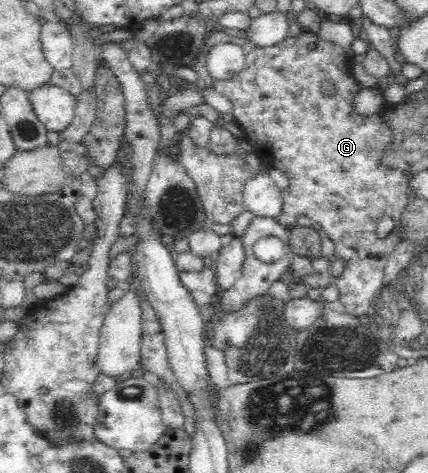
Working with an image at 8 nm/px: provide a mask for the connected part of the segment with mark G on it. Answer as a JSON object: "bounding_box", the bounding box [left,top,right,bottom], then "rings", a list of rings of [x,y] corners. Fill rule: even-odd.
{"bounding_box":[193,28,408,318],"rings":[[[217,28],[213,33],[211,33],[211,35],[209,35],[209,39],[205,41],[205,45],[206,49],[198,57],[198,60],[195,62],[193,67],[198,75],[194,87],[199,89],[201,92],[207,88],[213,88],[217,94],[227,98],[227,100],[231,102],[231,106],[233,106],[231,113],[233,114],[233,117],[235,117],[233,123],[234,129],[242,134],[243,138],[253,145],[254,151],[261,162],[266,162],[271,168],[283,171],[283,173],[285,173],[285,175],[289,178],[289,186],[282,189],[284,208],[282,214],[279,215],[277,219],[278,222],[281,225],[284,225],[285,228],[289,229],[296,225],[296,218],[301,215],[307,216],[313,221],[313,223],[316,222],[321,225],[325,234],[327,234],[327,237],[331,239],[335,245],[335,256],[339,259],[343,258],[343,260],[347,260],[347,262],[349,262],[347,263],[347,266],[345,266],[343,274],[339,276],[339,279],[336,281],[336,287],[339,290],[339,302],[343,304],[346,313],[351,314],[351,316],[358,318],[360,315],[367,314],[370,311],[371,303],[375,298],[375,293],[380,289],[379,287],[383,285],[385,267],[387,266],[389,259],[391,259],[391,255],[393,255],[395,247],[397,247],[397,244],[400,242],[400,233],[402,231],[402,213],[405,211],[408,204],[408,197],[407,194],[405,194],[408,178],[401,170],[387,168],[379,162],[380,156],[383,155],[384,144],[391,139],[391,134],[389,134],[387,126],[383,126],[383,122],[380,121],[382,115],[372,115],[371,117],[365,118],[353,112],[353,97],[355,97],[355,93],[359,91],[359,84],[351,78],[351,69],[349,69],[353,59],[342,46],[339,46],[335,42],[325,41],[325,39],[321,39],[321,37],[317,37],[315,33],[310,33],[307,30],[303,31],[303,33],[298,37],[288,36],[285,40],[276,43],[274,46],[260,48],[245,42],[245,40],[241,39],[241,37],[238,38],[235,36],[229,36],[220,28]],[[223,42],[232,42],[240,45],[244,51],[246,62],[244,68],[239,71],[235,77],[231,77],[231,79],[213,79],[206,66],[208,51],[214,45]],[[324,80],[328,80],[336,87],[336,93],[334,96],[328,96],[322,93],[321,87]],[[383,217],[391,217],[394,221],[395,227],[389,235],[387,235],[387,237],[380,239],[376,233],[377,223],[379,223]]]}

